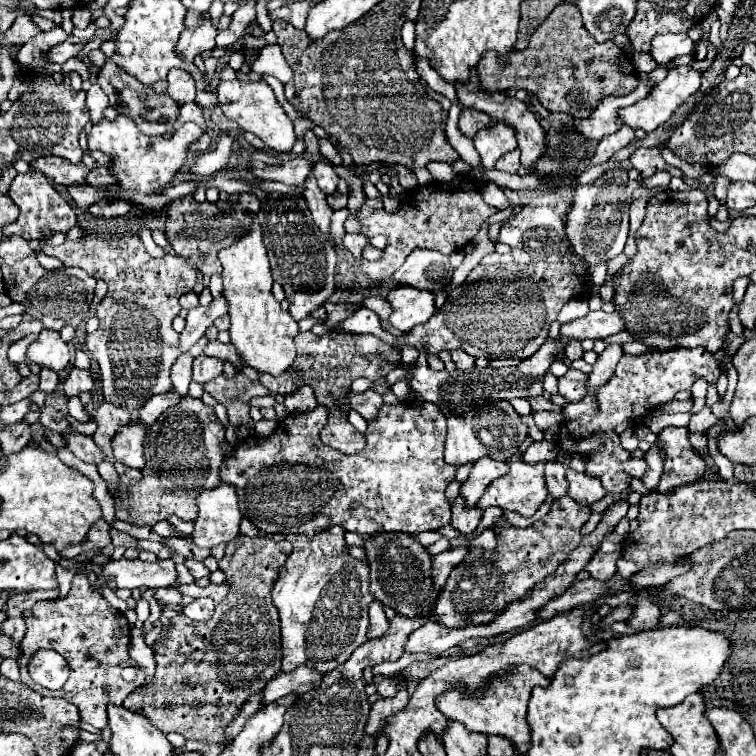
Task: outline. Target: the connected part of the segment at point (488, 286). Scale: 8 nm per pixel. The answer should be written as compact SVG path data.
M568 247L568 253L558 263L526 265L520 273L506 279L500 279L500 271L484 271L484 267L478 265L460 287L452 289L438 313L426 323L416 325L408 335L400 337L400 341L414 345L422 353L462 349L474 357L526 359L540 349L562 305L570 299L588 297L590 281L586 279L586 271L588 263L572 247Z

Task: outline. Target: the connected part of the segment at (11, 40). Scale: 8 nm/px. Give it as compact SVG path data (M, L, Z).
M28 15L18 17L12 27L5 33L8 45L24 45L24 41L28 41L28 37L32 37L32 33L40 33L40 29L32 23L32 19Z

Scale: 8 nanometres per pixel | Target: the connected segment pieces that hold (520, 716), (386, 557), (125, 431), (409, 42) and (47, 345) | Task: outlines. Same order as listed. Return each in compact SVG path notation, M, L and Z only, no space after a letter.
M514 665L512 669L508 669L508 673L504 671L500 673L500 677L490 677L478 691L468 691L456 683L456 687L450 687L448 693L436 697L436 707L440 709L442 715L464 723L468 731L504 735L512 739L518 751L524 753L530 741L530 729L526 723L526 705L530 699L530 691L536 685L546 687L548 683L550 679L546 679L542 673L536 673L536 669L528 665Z
M378 531L364 537L366 563L370 567L370 593L384 607L394 609L404 617L424 617L428 613L428 621L436 621L436 601L442 593L442 587L436 587L432 581L432 555L424 545L418 543L412 533L386 533Z
M140 419L120 425L112 437L112 449L114 449L116 461L126 463L128 467L142 469L146 463L144 461L144 437L146 437L146 425Z
M406 21L406 25L402 27L402 39L404 39L404 45L410 47L410 50L414 50L414 43L416 39L415 24L412 21Z
M42 329L40 335L28 347L28 359L38 365L48 365L54 371L62 371L70 363L70 349L62 341L58 331Z

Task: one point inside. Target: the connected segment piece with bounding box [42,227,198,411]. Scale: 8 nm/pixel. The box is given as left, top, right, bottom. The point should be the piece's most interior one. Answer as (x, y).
(135, 346)

